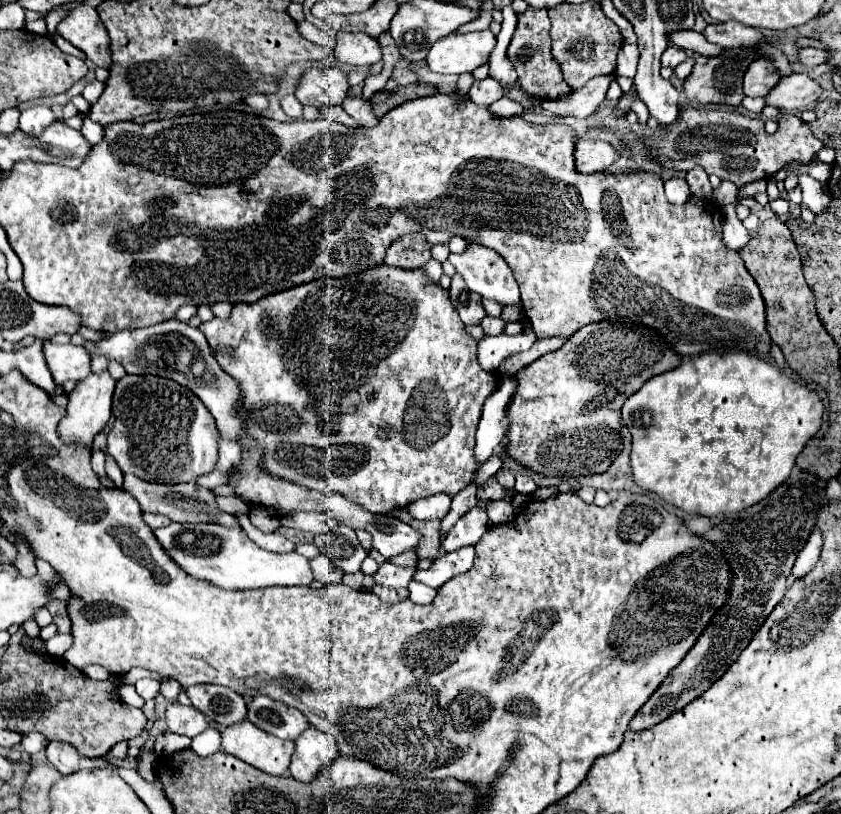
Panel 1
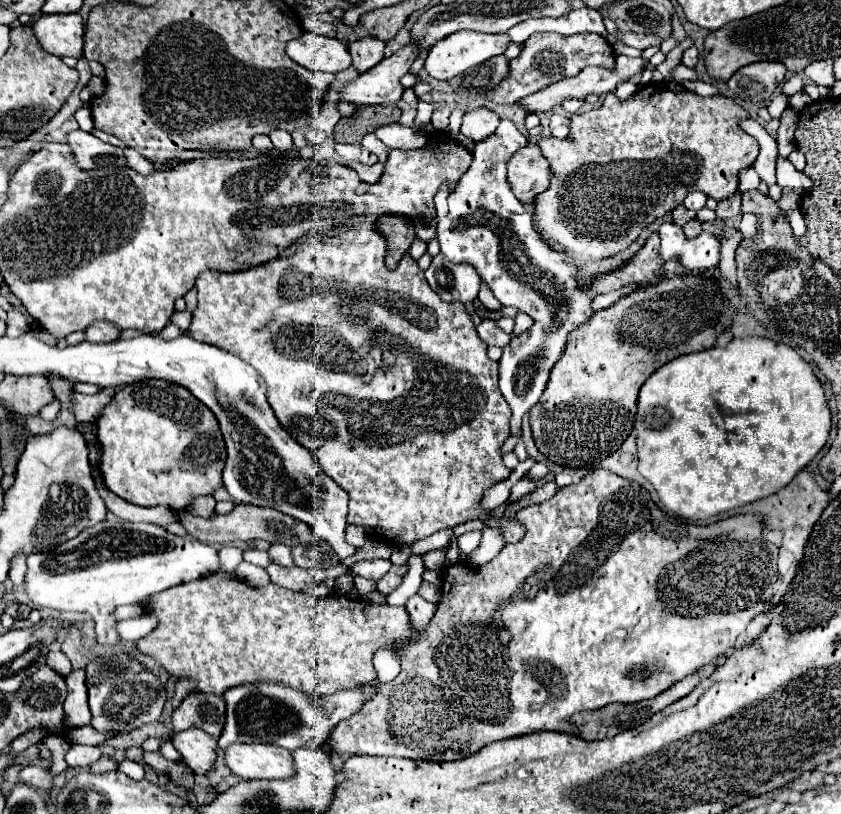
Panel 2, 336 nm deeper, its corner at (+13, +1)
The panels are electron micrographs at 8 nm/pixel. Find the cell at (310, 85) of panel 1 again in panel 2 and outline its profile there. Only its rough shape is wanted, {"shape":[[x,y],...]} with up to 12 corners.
{"shape":[[408,44],[358,74],[340,100],[368,106],[398,102],[400,78],[418,58]]}

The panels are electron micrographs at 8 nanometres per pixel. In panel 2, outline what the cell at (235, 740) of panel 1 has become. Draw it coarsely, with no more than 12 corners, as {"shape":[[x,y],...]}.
{"shape":[[230,744],[224,762],[244,780],[292,776],[272,744]]}

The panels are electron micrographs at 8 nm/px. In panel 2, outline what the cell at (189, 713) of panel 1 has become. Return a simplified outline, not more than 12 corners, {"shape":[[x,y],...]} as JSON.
{"shape":[[200,728],[174,732],[172,744],[194,774],[216,760],[216,738]]}

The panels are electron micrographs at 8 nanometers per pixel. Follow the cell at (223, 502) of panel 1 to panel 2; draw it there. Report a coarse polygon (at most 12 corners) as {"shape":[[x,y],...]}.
{"shape":[[212,495],[198,496],[186,510],[208,518],[215,512]]}

